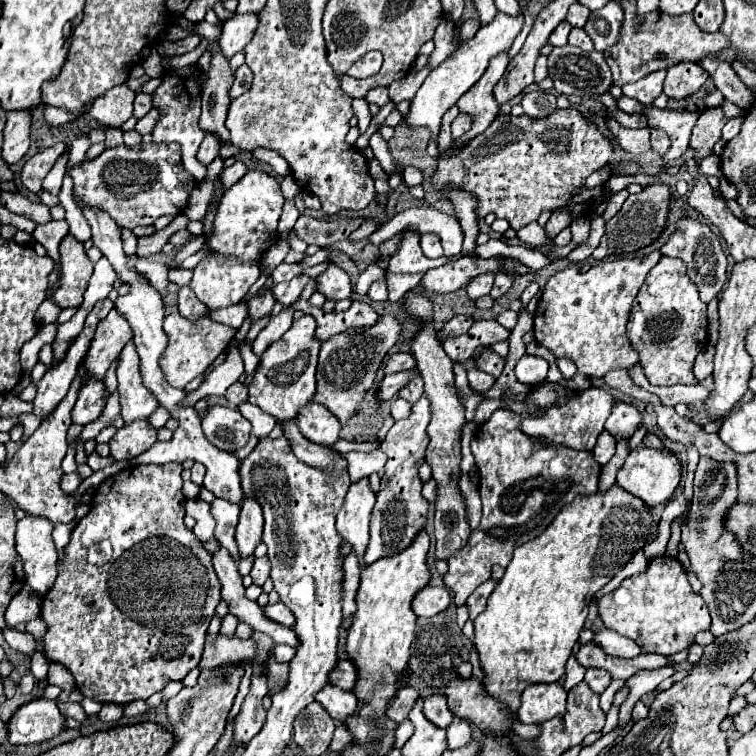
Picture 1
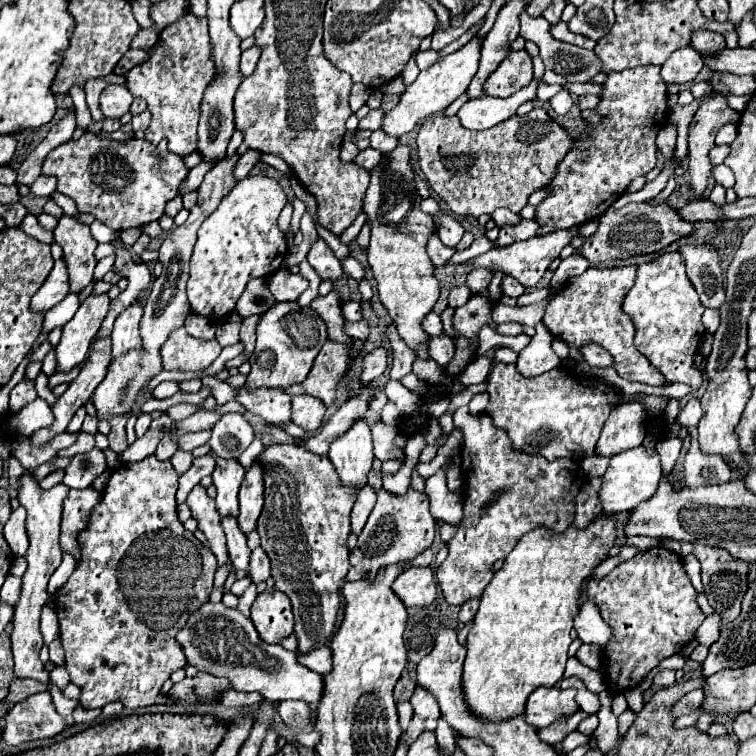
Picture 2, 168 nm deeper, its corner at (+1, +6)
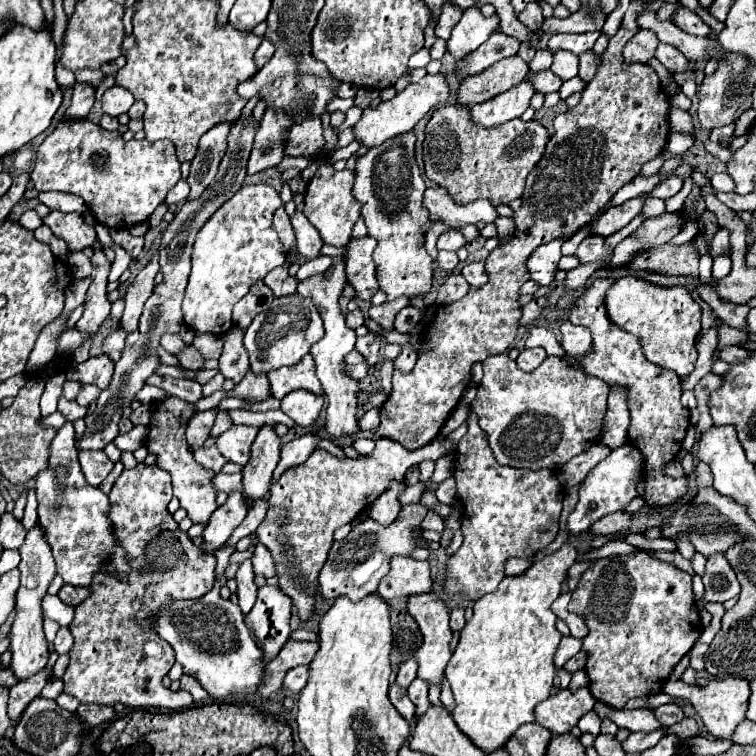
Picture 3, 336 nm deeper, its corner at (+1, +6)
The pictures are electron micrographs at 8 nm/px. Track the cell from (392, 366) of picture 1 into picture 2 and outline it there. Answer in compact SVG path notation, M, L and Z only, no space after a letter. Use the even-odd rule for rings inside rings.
M376 348L370 350L364 358L364 370L362 370L362 382L368 384L372 380L376 380L378 376L382 376L382 372L388 366L388 350L386 348Z

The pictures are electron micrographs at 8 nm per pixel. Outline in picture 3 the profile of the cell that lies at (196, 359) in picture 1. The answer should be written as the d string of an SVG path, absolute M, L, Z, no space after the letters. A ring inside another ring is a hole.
M168 334L168 336L164 336L164 338L160 340L160 346L172 354L172 352L182 350L186 344L180 340L180 336L178 336L178 334Z

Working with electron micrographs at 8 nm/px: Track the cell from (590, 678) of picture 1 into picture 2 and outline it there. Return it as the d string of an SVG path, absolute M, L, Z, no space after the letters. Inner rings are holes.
M602 690L598 694L600 698L600 710L596 712L596 716L600 718L600 724L594 732L594 736L598 738L598 750L602 752L608 752L612 748L616 748L618 744L618 728L616 728L616 716L612 712L612 698L614 694L608 692L608 690Z

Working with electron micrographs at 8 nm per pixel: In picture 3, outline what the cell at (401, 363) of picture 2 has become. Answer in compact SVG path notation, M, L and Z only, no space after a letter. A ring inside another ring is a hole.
M400 296L400 300L390 300L390 302L384 302L384 304L378 304L378 306L370 306L368 310L368 316L372 320L376 320L382 328L386 330L392 330L392 322L396 318L396 314L408 306L408 298L406 296Z

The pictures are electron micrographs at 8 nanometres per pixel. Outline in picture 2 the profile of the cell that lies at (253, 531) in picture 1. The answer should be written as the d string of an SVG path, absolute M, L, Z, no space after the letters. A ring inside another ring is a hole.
M254 462L246 470L246 478L240 488L240 514L238 514L238 526L244 534L250 534L256 530L260 512L264 504L264 484L262 484L262 468L258 462Z

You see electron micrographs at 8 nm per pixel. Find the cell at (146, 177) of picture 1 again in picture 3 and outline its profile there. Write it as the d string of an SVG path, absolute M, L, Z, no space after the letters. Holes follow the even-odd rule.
M88 118L62 120L56 130L48 134L46 140L40 144L30 180L34 182L34 188L38 192L58 190L82 196L96 220L108 228L130 228L134 224L146 222L148 216L164 202L168 190L180 180L180 162L170 140L148 142L144 138L126 142L120 132L108 132L98 124L90 122Z

